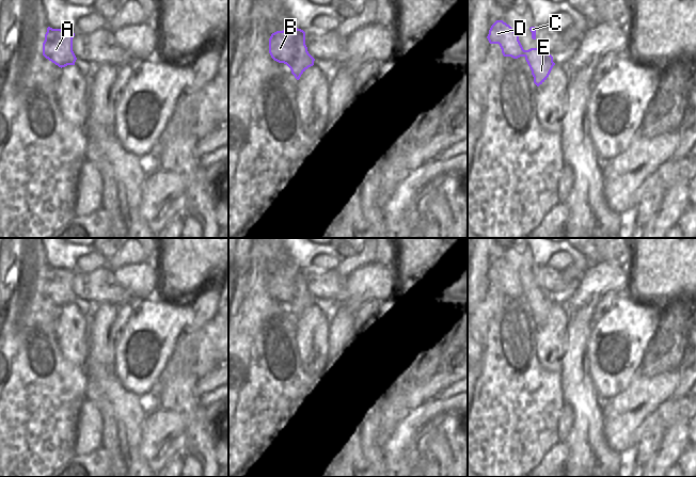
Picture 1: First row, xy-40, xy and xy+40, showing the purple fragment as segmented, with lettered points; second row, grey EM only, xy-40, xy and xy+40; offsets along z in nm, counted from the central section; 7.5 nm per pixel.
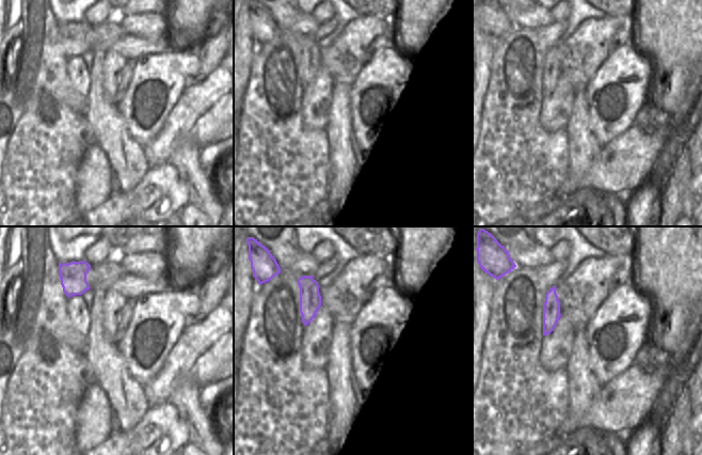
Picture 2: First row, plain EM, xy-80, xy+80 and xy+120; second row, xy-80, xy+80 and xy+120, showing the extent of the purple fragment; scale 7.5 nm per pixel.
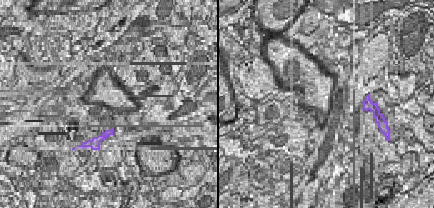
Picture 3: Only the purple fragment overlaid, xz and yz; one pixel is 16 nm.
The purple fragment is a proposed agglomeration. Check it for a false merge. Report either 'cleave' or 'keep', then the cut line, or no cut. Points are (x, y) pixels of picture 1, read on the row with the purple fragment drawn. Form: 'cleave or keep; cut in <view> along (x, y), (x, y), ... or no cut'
cleave; cut in xy along (309, 53), (303, 58), (294, 58), (284, 63)

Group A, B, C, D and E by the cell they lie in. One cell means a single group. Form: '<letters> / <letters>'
A B C D / E

